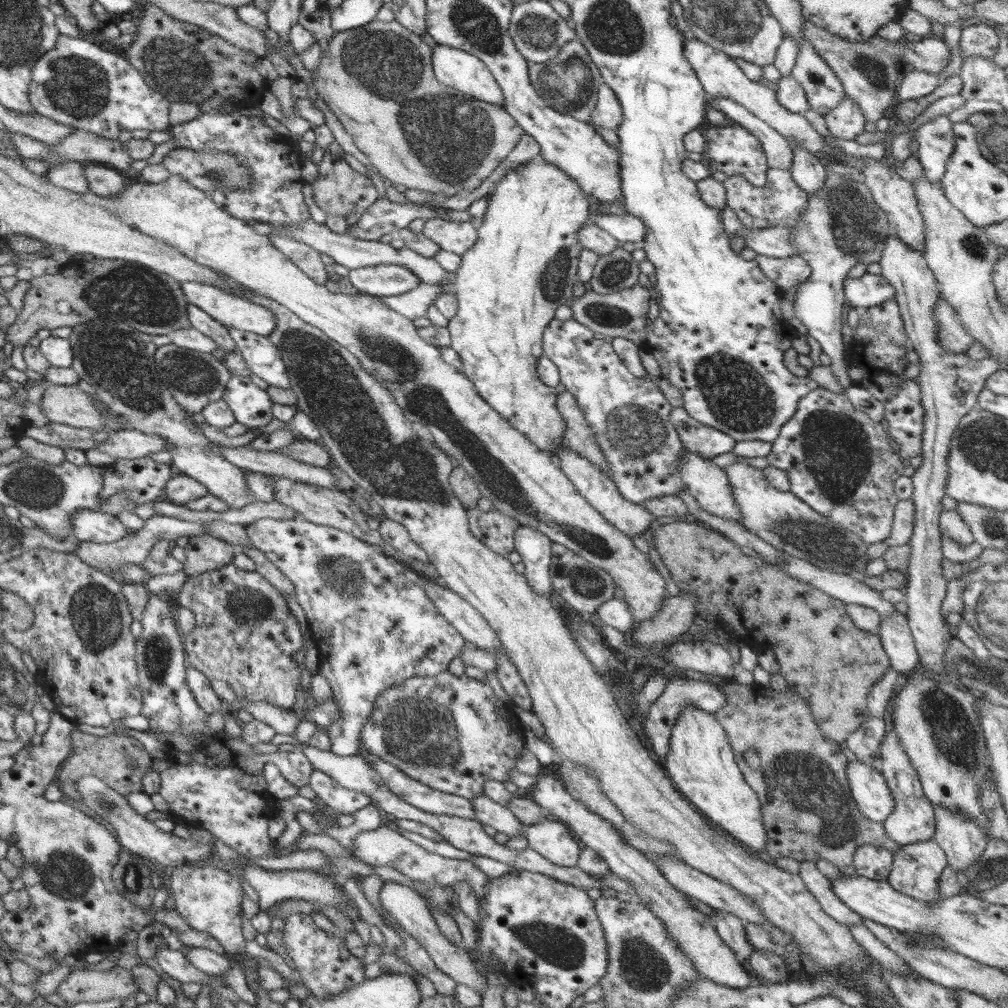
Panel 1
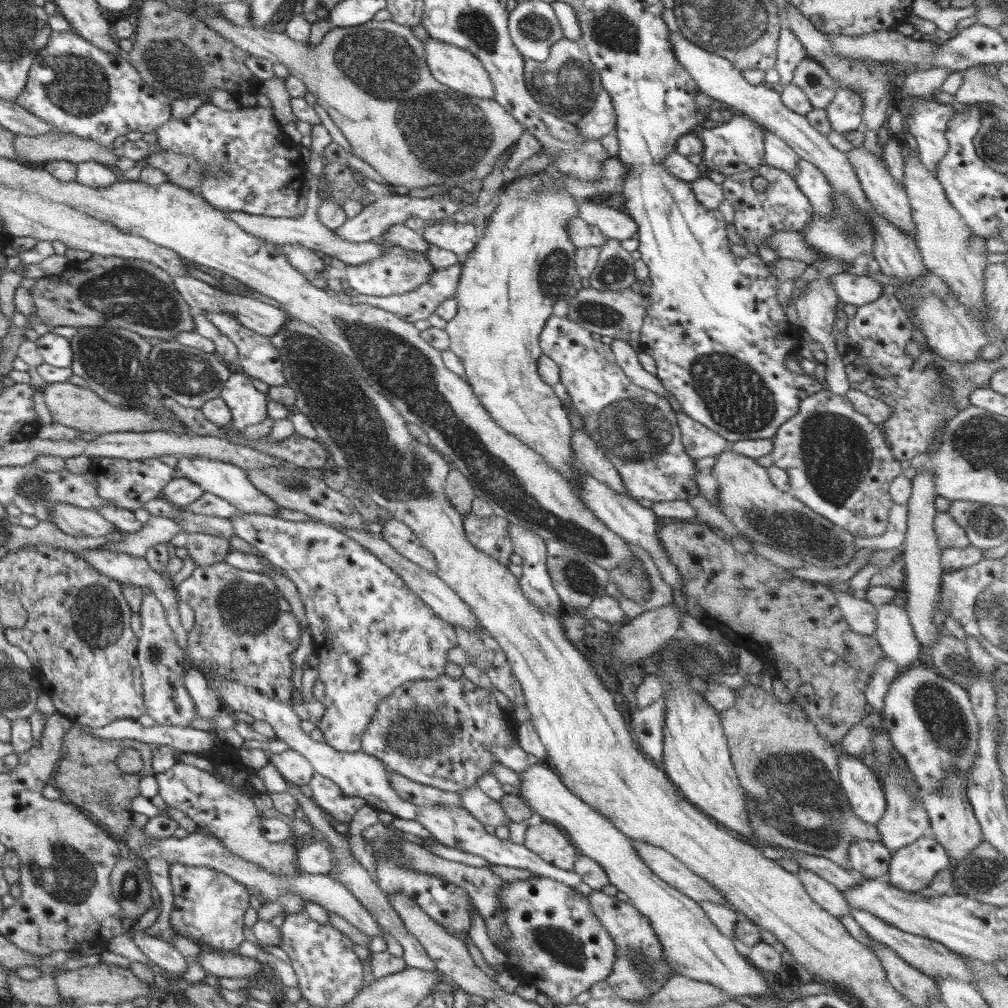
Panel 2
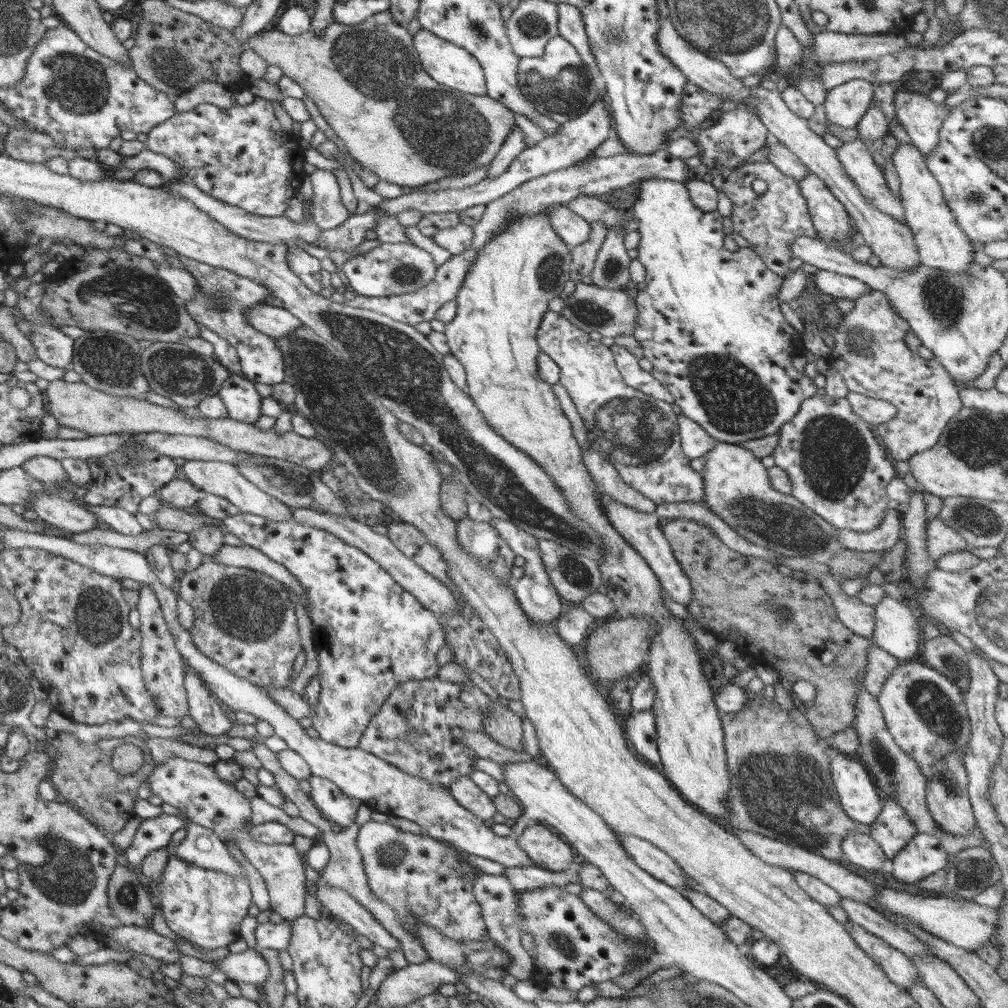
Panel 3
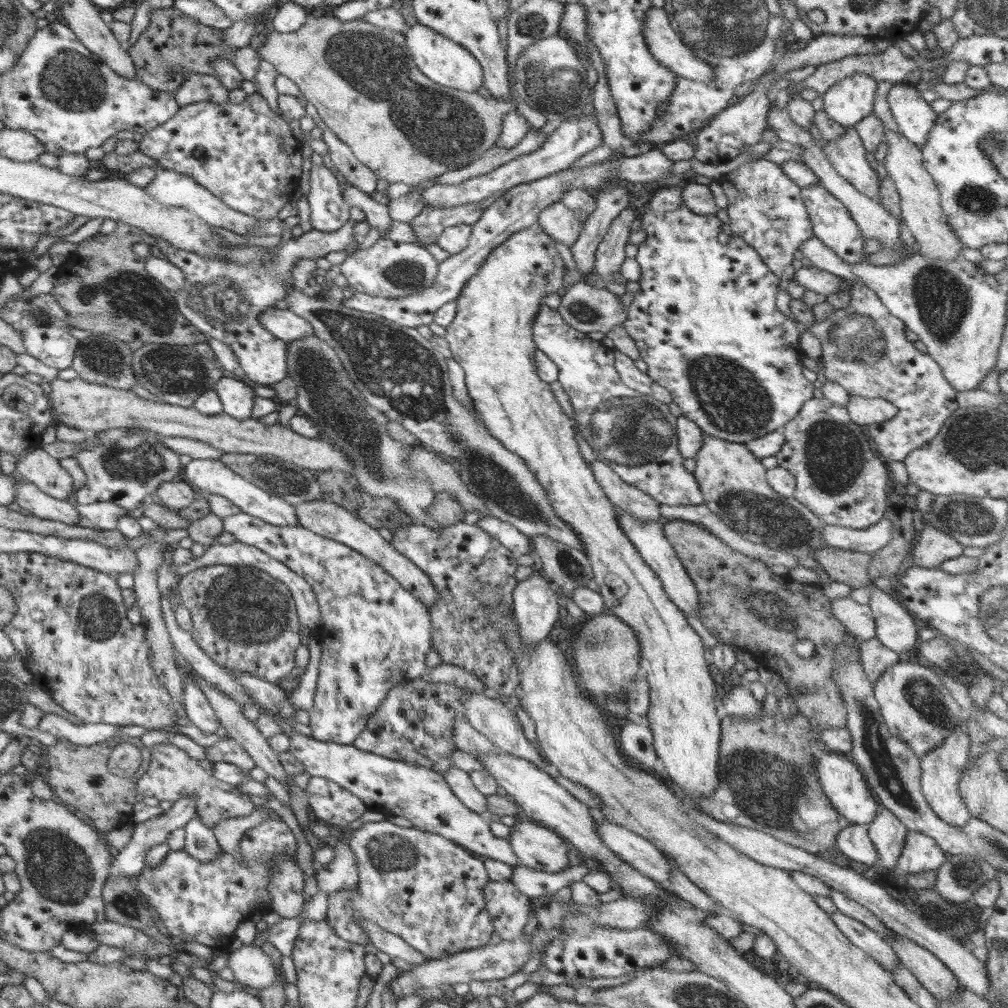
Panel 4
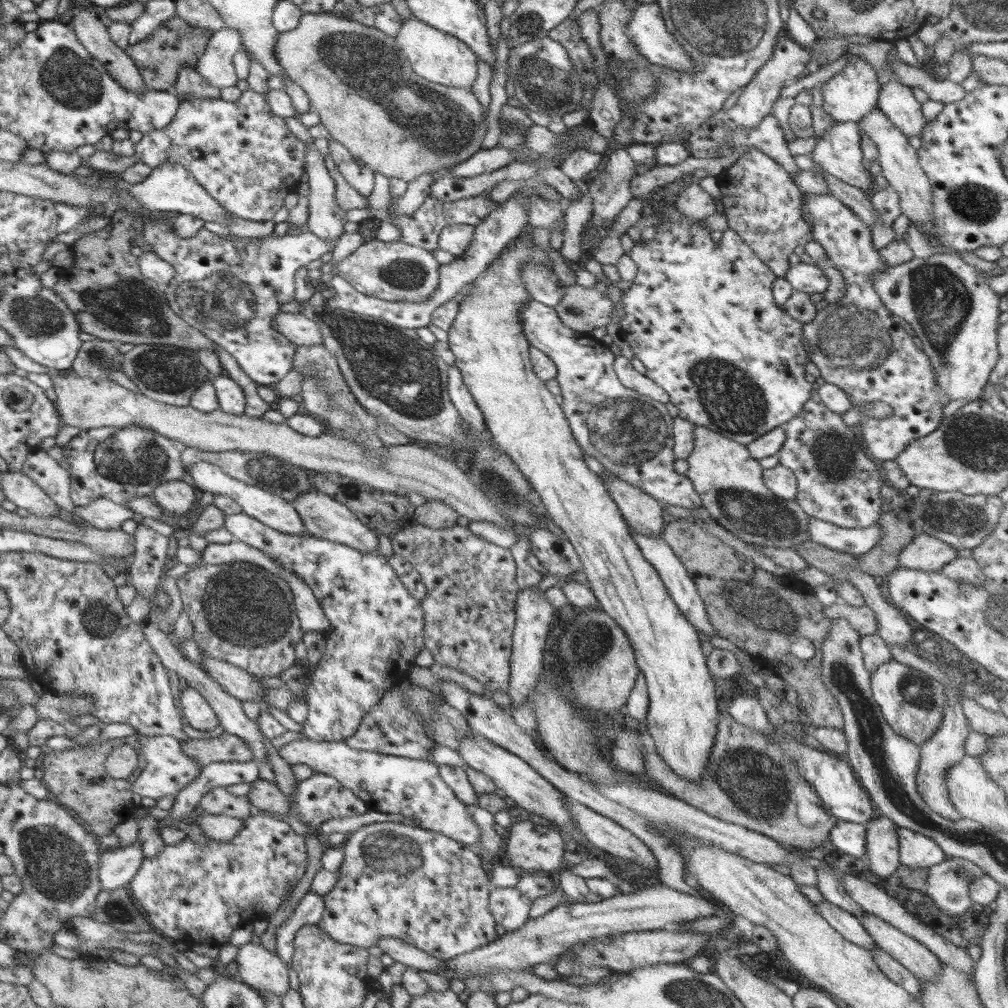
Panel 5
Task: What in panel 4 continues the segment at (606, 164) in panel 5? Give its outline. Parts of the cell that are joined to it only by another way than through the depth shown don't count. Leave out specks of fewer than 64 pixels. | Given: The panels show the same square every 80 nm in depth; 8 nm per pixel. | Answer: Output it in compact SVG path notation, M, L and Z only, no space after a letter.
M613 184L596 192L597 207L587 217L582 232L570 247L578 271L582 274L593 274L595 254L598 245L606 234L611 222L625 209L630 202L630 193L626 187Z

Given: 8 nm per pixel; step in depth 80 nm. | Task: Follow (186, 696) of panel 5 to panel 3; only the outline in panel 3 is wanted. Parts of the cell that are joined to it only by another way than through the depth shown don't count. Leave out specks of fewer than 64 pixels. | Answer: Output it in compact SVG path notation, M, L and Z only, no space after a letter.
M195 670L185 672L184 688L189 704L189 715L195 720L199 730L205 734L220 736L233 726L228 715L225 715L219 699L212 695L205 682Z

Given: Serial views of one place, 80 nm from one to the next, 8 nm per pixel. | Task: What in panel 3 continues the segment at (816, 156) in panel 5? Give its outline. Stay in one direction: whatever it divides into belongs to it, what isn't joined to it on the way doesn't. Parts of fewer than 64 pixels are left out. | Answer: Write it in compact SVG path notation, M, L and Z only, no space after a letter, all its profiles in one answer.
M862 138L843 142L834 149L848 176L880 212L905 223L905 210L887 185L883 170L874 162Z

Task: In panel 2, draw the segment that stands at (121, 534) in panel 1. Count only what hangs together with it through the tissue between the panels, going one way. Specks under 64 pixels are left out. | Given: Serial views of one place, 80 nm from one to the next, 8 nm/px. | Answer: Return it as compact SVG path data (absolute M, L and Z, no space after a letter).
M60 503L53 506L49 520L70 536L106 536L117 528L96 509Z

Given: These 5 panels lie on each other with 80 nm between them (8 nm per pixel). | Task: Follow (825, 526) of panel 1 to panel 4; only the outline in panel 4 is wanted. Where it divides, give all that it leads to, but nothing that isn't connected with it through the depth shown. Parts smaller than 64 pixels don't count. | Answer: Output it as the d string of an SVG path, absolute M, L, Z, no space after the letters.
M703 432L703 443L696 458L696 469L692 473L697 480L704 504L720 517L732 530L740 533L753 544L765 545L769 548L785 551L796 558L812 557L816 551L826 548L825 538L822 536L823 522L799 500L792 497L780 496L774 492L766 478L767 469L762 462L748 450L745 444L722 440Z

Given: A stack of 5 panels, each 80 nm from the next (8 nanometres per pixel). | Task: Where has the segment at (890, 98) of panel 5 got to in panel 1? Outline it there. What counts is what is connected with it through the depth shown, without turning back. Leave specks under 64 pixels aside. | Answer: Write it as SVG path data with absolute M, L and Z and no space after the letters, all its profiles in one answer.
M937 116L916 127L915 138L919 149L917 159L930 182L940 182L948 160L955 149L953 124L947 116Z

